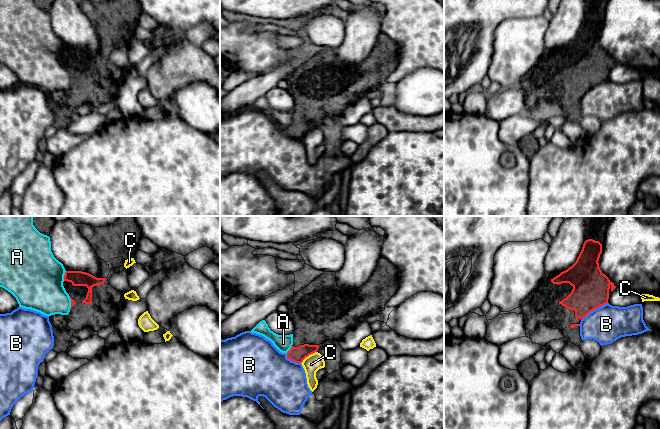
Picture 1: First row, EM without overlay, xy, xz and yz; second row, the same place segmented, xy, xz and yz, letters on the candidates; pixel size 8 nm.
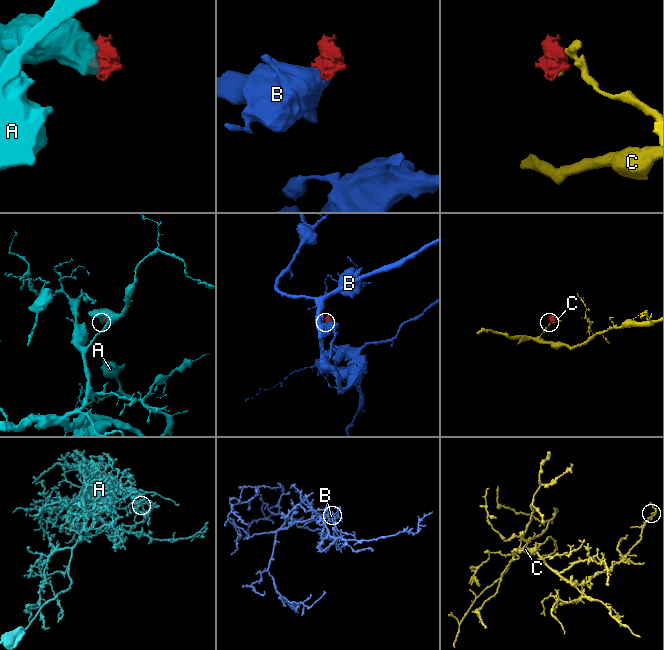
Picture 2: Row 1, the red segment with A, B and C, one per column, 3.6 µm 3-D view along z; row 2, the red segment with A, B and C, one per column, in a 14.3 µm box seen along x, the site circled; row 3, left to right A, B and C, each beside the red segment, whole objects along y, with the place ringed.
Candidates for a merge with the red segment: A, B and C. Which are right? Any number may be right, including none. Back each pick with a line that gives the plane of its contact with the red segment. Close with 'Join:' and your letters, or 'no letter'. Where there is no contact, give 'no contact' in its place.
Join: no letter

